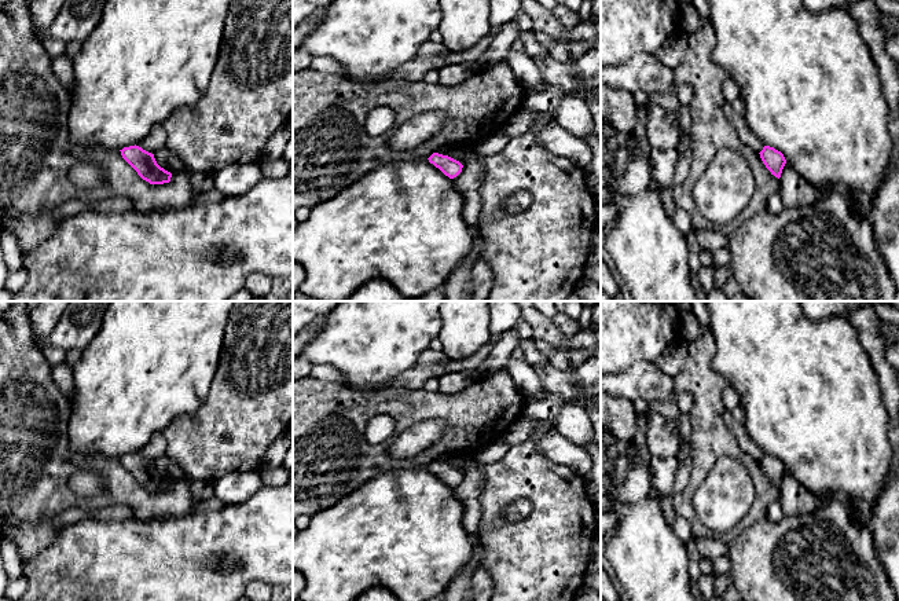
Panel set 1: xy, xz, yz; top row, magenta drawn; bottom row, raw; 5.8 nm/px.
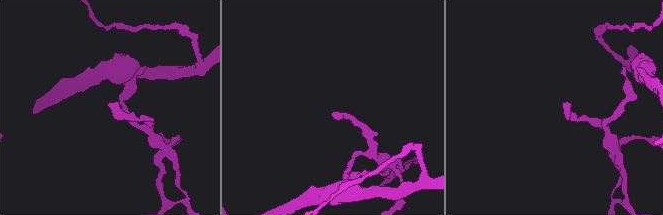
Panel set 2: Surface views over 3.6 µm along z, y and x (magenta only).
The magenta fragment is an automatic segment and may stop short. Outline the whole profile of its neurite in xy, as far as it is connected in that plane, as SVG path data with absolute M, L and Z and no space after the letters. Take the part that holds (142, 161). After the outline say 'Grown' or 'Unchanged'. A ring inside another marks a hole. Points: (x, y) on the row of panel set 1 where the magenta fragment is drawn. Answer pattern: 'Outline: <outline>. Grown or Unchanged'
Outline: M136 144L124 147L120 151L122 158L137 172L137 175L150 184L170 182L172 173L157 164L154 154Z. Unchanged

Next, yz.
Outline: M764 146L759 154L760 154L763 164L771 172L771 175L779 179L782 169L786 164L784 154L770 146Z. Unchanged

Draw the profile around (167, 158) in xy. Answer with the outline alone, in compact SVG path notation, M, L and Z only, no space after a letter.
M164 147L154 154L157 164L170 173L188 171L183 160L173 150Z

